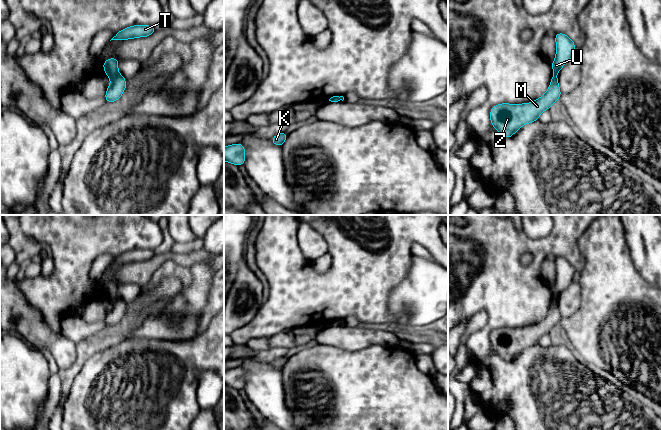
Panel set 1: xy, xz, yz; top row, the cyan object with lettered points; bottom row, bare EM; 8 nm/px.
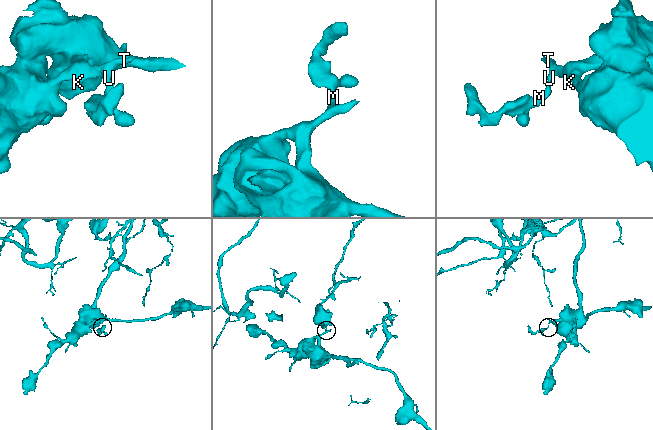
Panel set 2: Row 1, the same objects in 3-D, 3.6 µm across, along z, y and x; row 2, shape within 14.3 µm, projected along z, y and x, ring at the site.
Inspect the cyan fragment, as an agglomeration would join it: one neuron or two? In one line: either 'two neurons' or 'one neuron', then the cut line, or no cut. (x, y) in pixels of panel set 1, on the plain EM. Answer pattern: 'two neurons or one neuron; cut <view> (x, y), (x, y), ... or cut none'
two neurons; cut xy (117, 296), (111, 302)

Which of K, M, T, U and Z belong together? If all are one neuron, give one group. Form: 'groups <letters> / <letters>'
groups K T U / M Z

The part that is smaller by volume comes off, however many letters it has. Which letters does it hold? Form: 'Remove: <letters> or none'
Remove: M, Z

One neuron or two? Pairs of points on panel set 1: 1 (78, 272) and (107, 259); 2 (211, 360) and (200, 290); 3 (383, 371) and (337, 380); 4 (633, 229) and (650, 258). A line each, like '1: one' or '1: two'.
1: two
2: two
3: one
4: one

